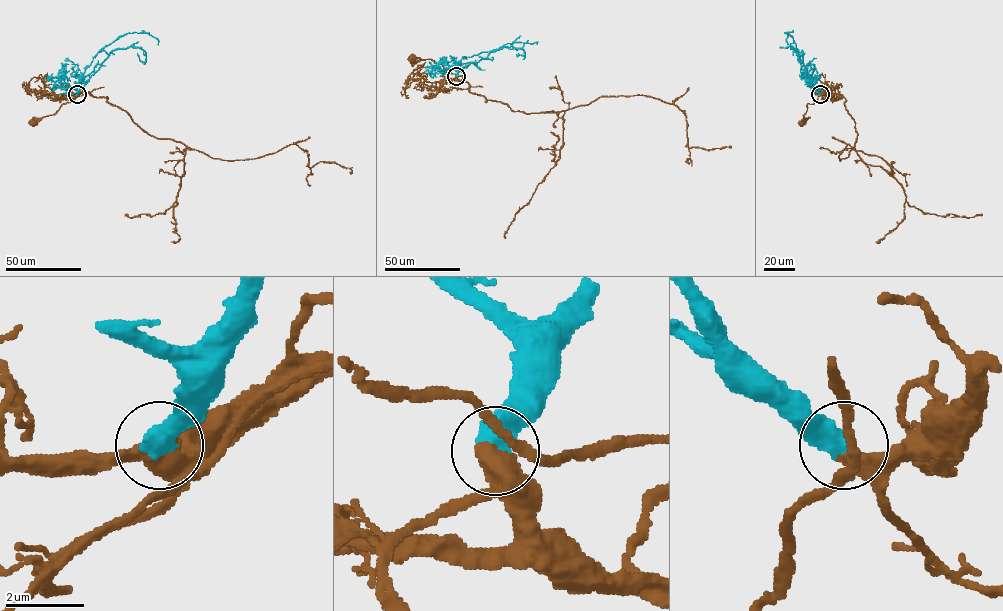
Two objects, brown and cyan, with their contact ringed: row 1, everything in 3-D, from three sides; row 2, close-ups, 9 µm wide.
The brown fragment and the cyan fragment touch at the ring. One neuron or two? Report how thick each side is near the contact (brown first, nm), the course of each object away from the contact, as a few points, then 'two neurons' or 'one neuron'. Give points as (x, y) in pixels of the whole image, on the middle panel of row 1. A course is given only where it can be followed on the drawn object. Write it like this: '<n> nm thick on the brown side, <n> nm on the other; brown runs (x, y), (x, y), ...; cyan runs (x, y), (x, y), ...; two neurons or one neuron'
400 nm thick on the brown side, 600 nm on the other; brown runs (456, 76), (448, 72), (441, 63), (412, 58); cyan runs (456, 76), (464, 56), (490, 51), (507, 43), (536, 43); one neuron

